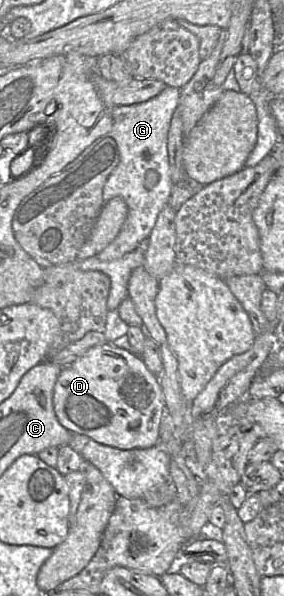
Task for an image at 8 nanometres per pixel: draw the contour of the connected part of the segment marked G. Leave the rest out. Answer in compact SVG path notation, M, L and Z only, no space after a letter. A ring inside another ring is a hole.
M166 86L161 93L145 102L109 108L113 118L113 127L106 136L116 142L120 161L103 187L103 203L114 197L120 197L128 207L128 215L116 238L96 255L101 261L119 259L144 245L159 213L169 204L172 182L167 151L168 132L179 96L180 88ZM148 170L154 170L159 175L158 183L151 190L144 186Z

